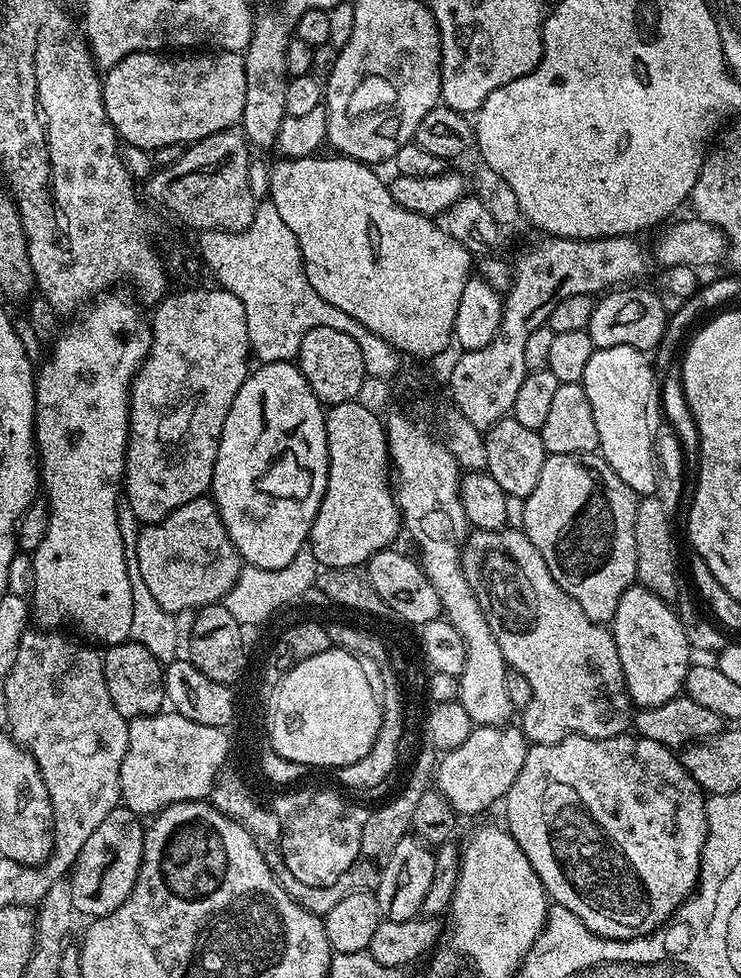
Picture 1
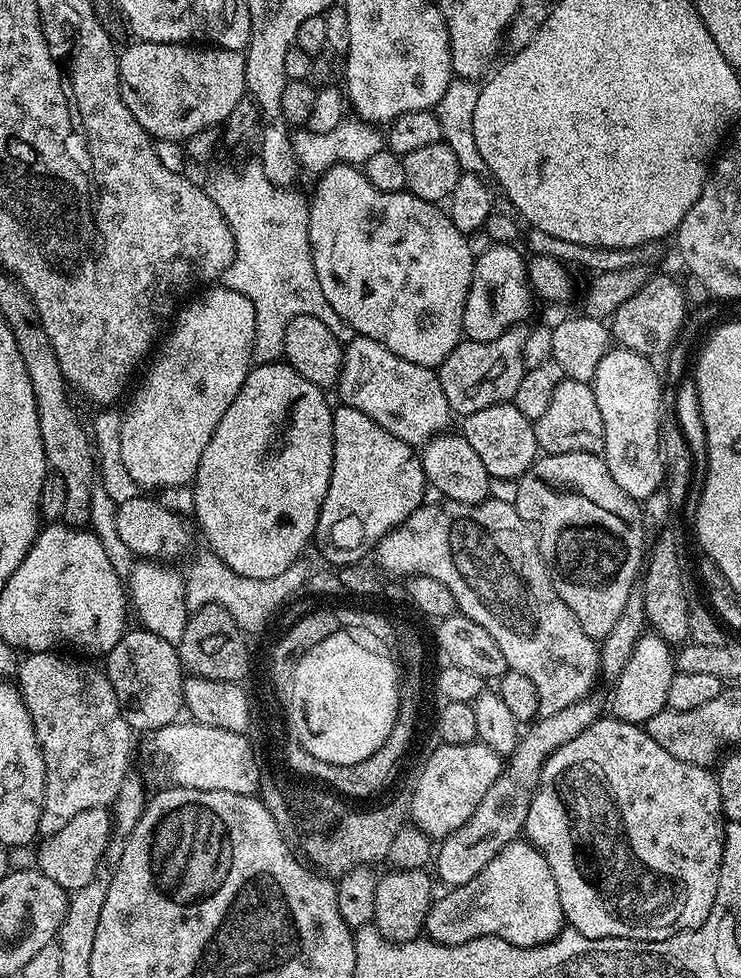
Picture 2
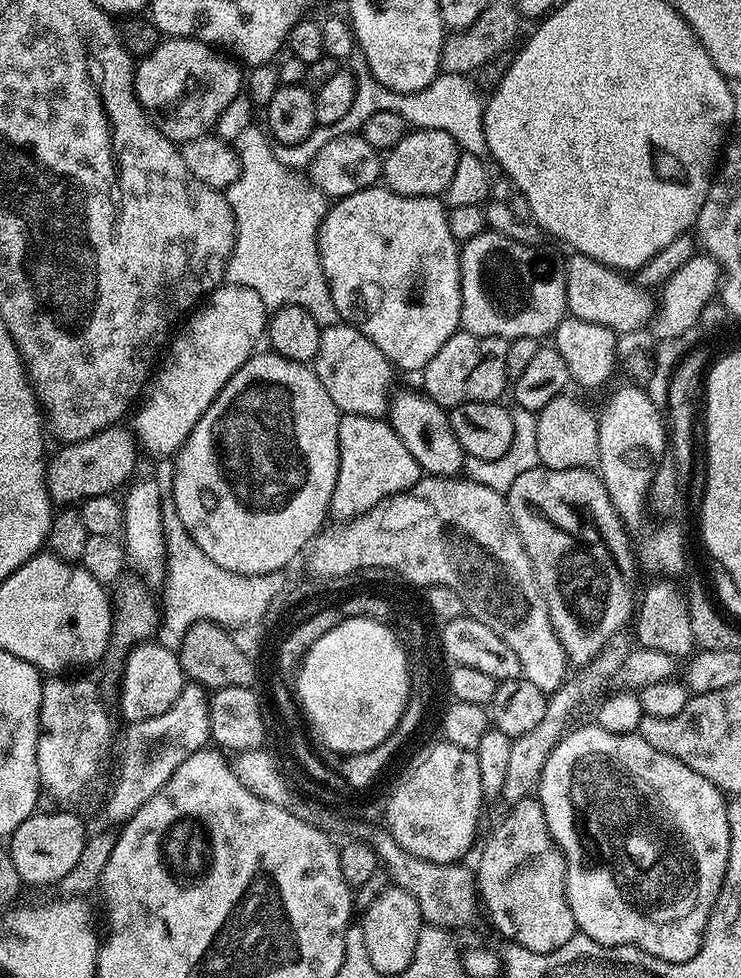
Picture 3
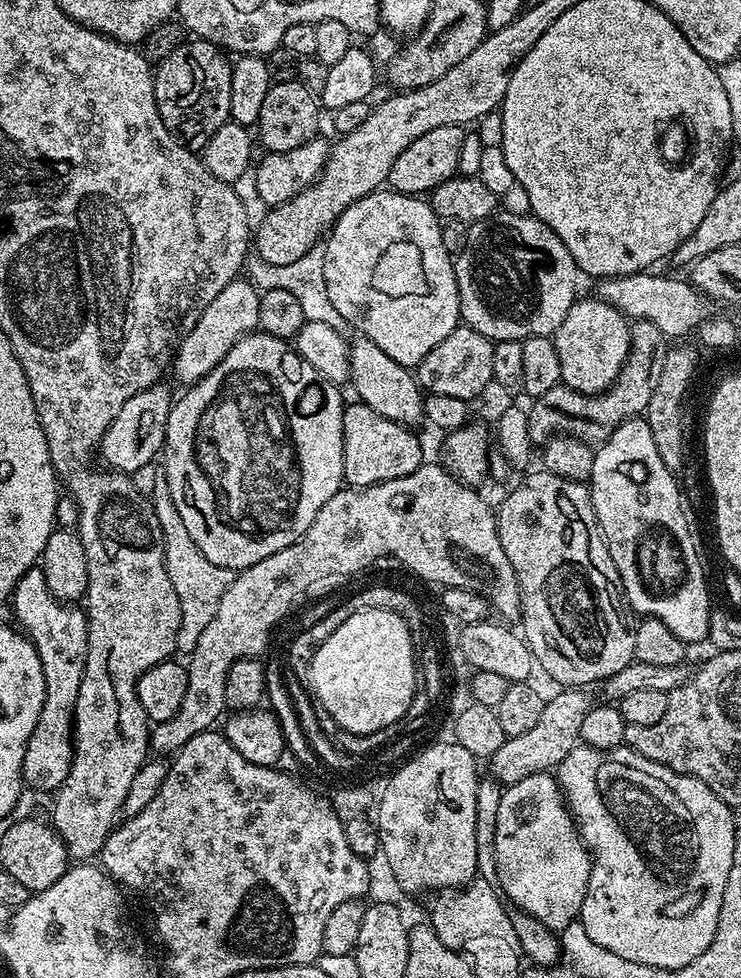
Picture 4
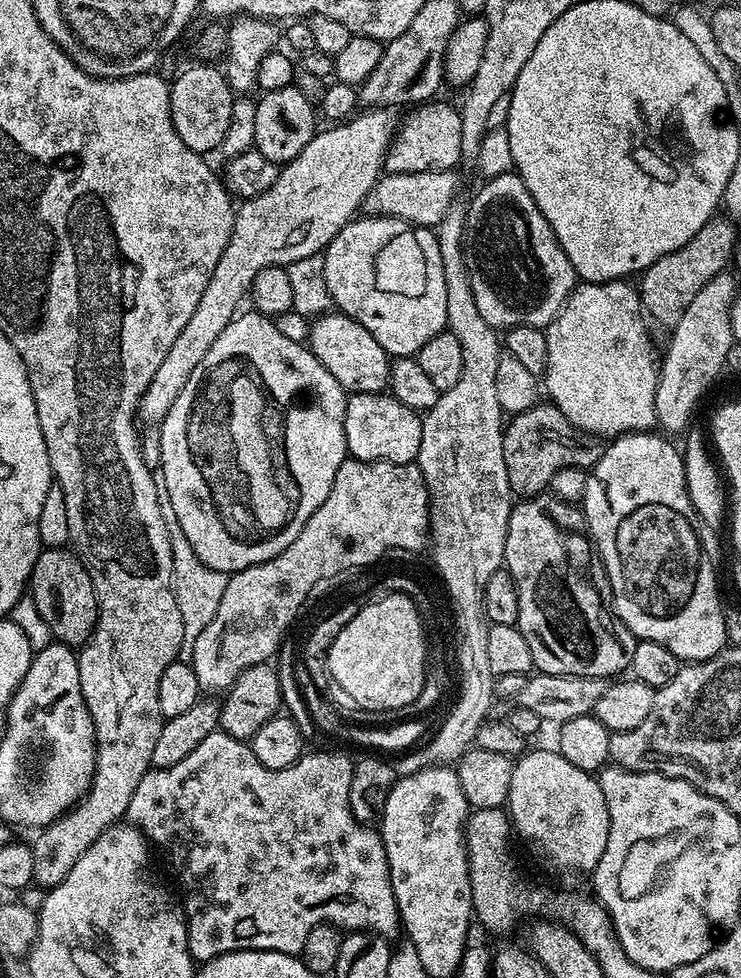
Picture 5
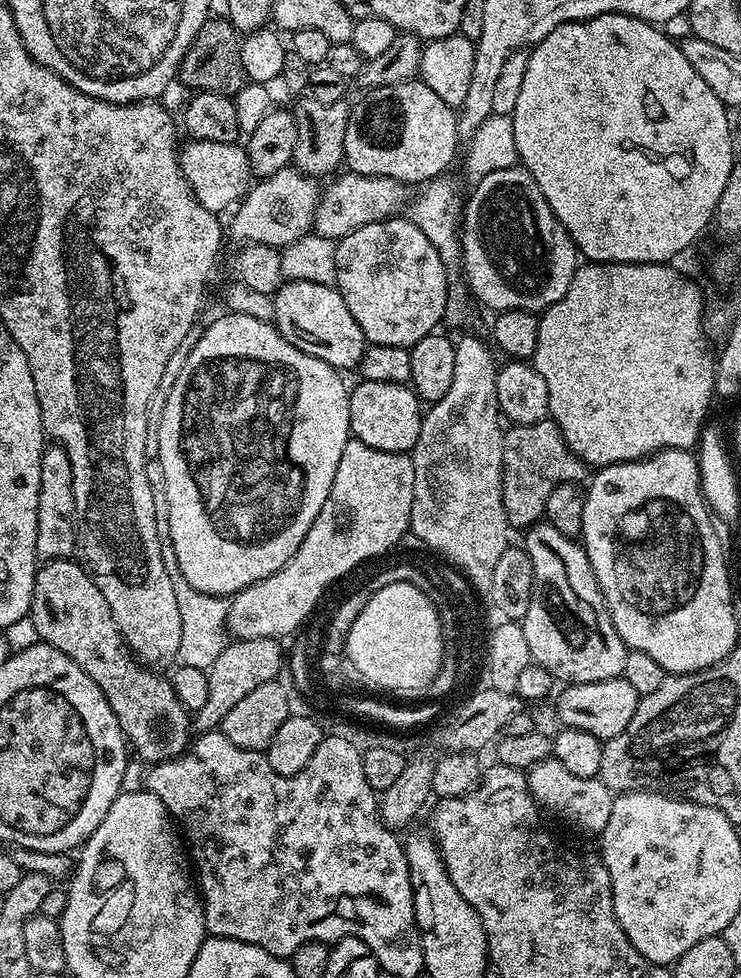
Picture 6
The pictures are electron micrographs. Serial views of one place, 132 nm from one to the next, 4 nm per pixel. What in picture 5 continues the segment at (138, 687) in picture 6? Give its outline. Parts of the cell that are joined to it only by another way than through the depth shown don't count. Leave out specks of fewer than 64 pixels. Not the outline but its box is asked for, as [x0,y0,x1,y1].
[30,547,96,646]

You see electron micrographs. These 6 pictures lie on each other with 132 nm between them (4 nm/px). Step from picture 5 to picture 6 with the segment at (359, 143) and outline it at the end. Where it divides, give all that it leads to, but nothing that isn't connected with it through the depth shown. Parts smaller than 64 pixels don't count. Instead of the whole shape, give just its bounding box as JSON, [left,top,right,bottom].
[233,166,322,250]

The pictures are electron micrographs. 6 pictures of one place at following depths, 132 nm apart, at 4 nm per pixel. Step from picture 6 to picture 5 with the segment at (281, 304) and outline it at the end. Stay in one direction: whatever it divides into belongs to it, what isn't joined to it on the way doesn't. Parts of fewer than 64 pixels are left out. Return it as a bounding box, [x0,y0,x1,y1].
[310,310,390,393]

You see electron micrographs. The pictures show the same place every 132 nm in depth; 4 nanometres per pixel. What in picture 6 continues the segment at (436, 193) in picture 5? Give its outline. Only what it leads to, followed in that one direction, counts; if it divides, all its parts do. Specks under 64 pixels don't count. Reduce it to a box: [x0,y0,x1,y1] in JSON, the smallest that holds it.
[312,170,409,242]

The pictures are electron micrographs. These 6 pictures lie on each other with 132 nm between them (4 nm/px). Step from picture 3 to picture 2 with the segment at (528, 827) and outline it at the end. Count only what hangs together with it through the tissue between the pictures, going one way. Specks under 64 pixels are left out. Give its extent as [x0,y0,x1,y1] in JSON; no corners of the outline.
[424,838,566,948]

